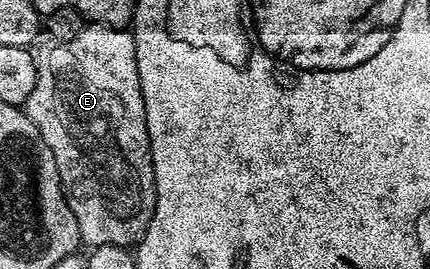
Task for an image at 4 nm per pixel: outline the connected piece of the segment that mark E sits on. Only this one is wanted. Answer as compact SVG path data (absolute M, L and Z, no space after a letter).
M86 26L71 42L49 47L53 48L36 57L35 90L25 99L23 111L35 122L35 130L43 134L51 154L55 154L65 197L79 222L82 245L90 249L136 245L155 214L157 191L133 33L125 28Z

